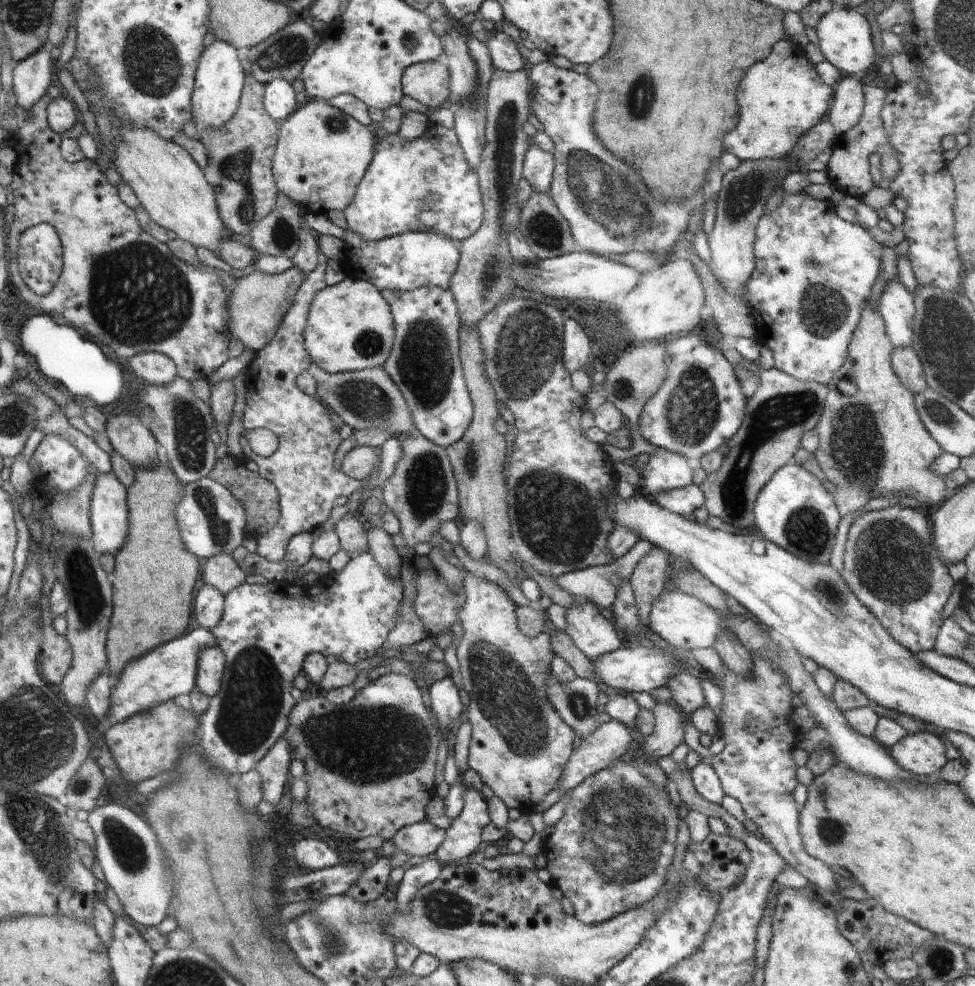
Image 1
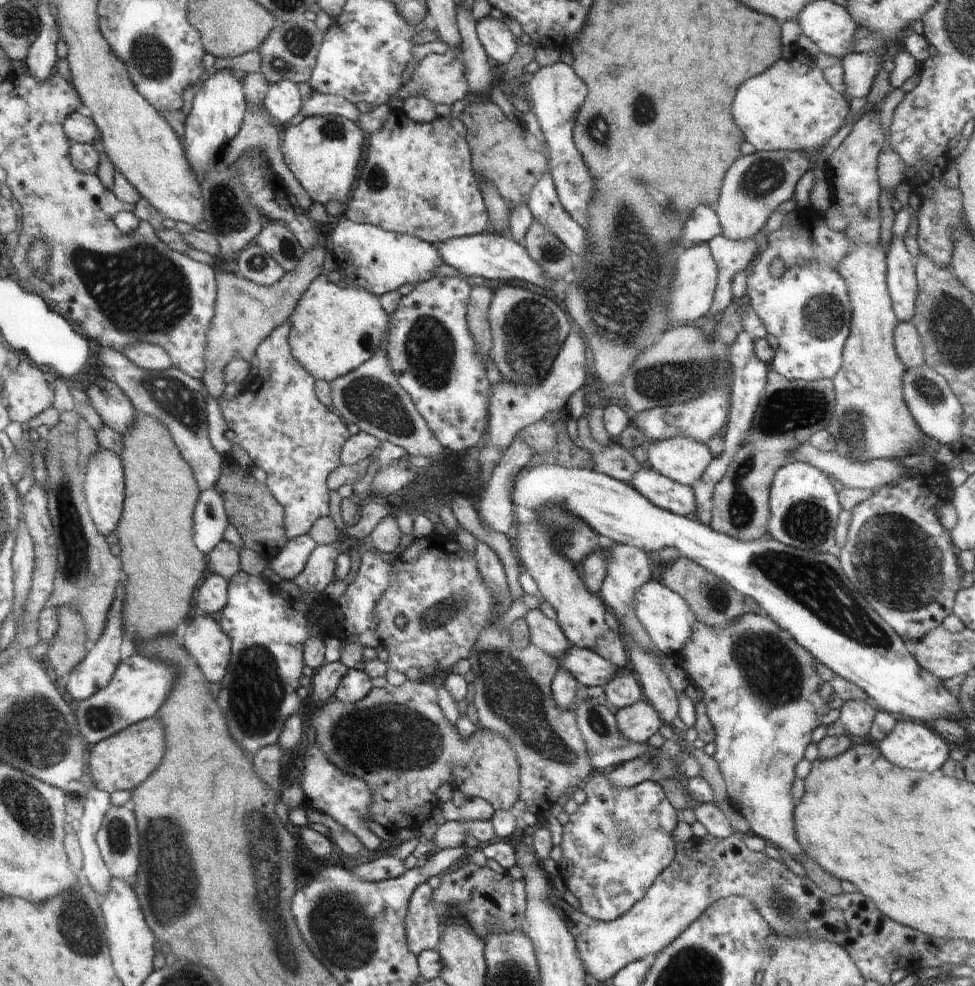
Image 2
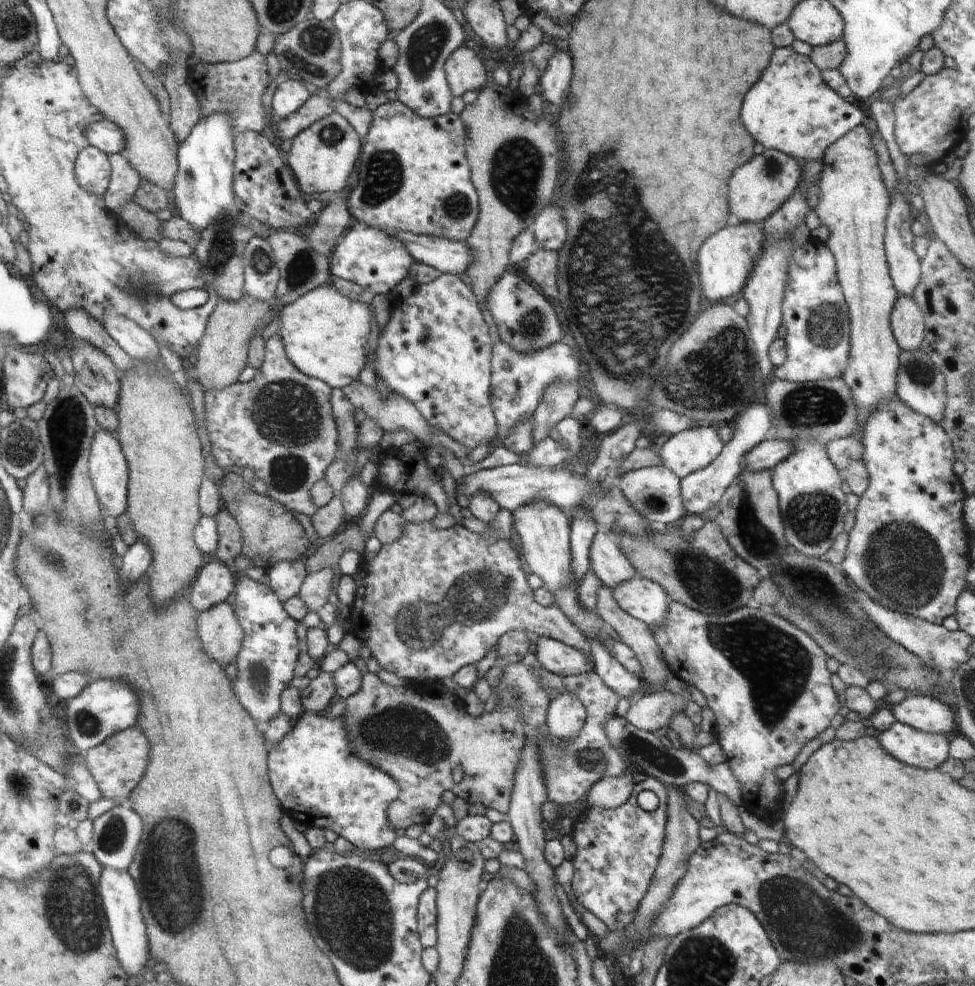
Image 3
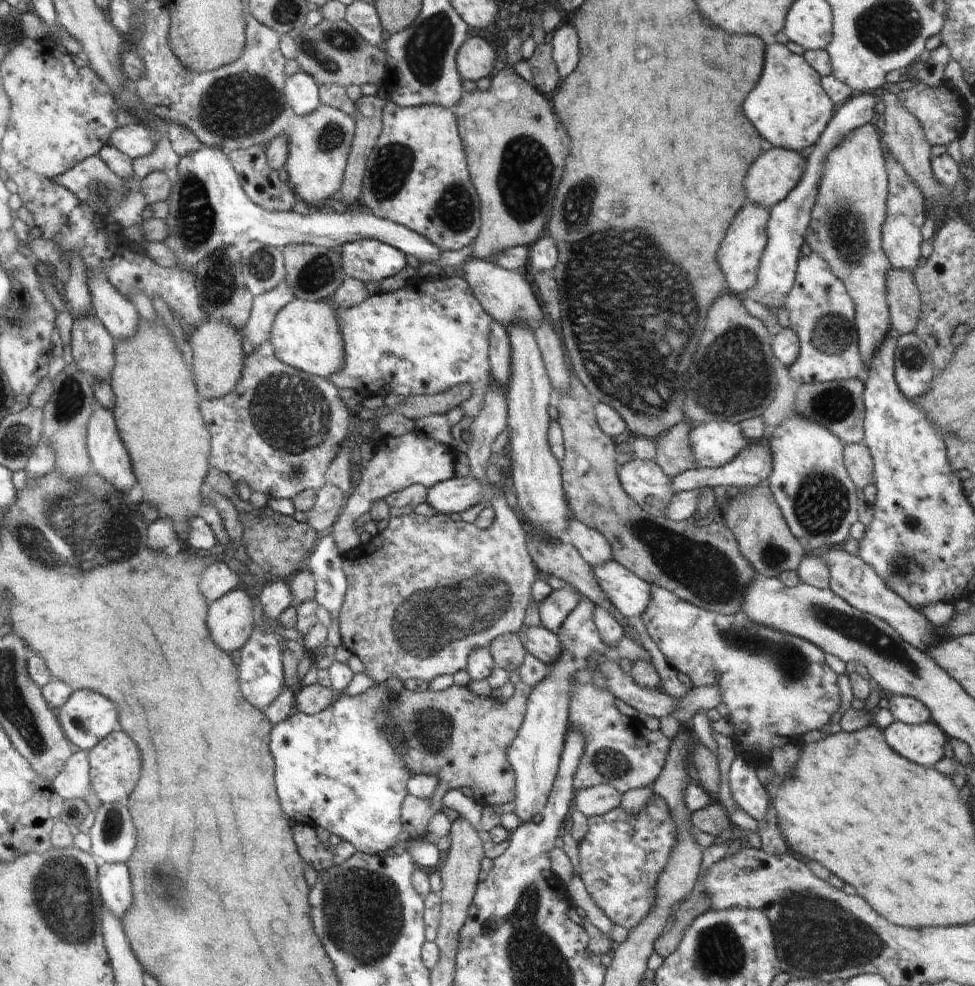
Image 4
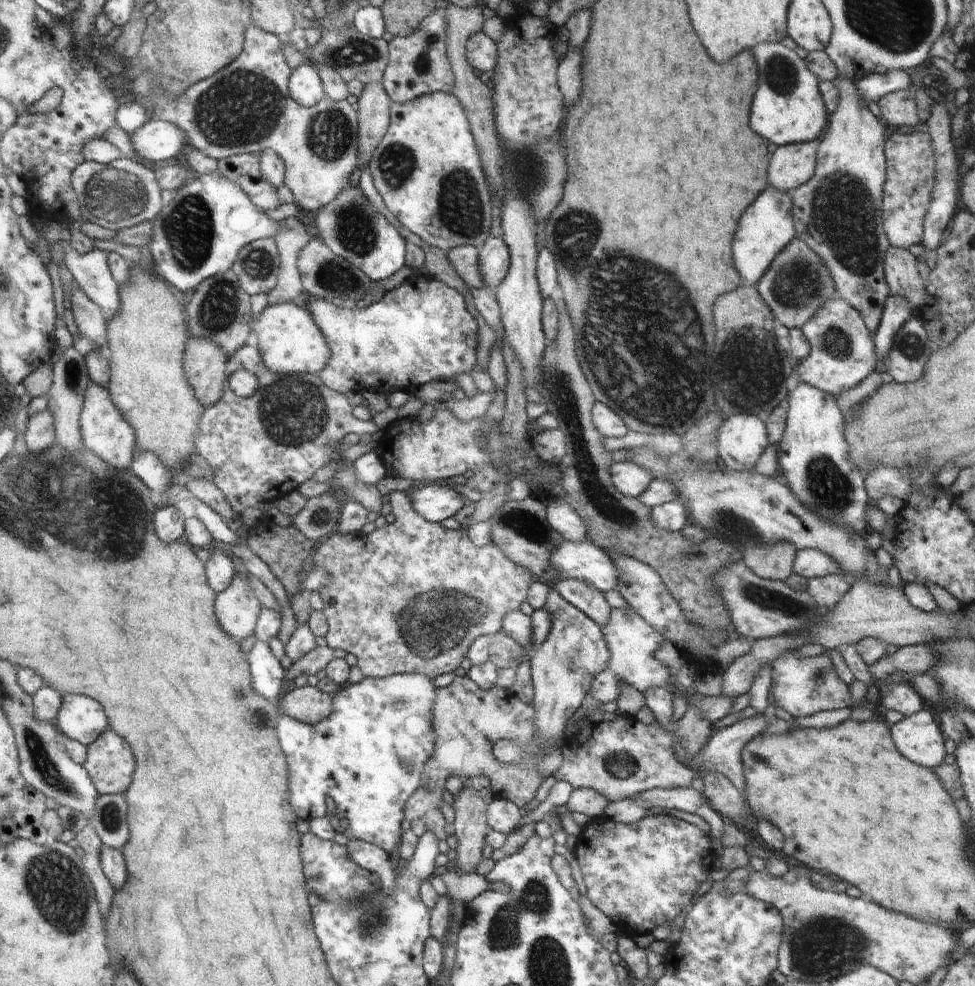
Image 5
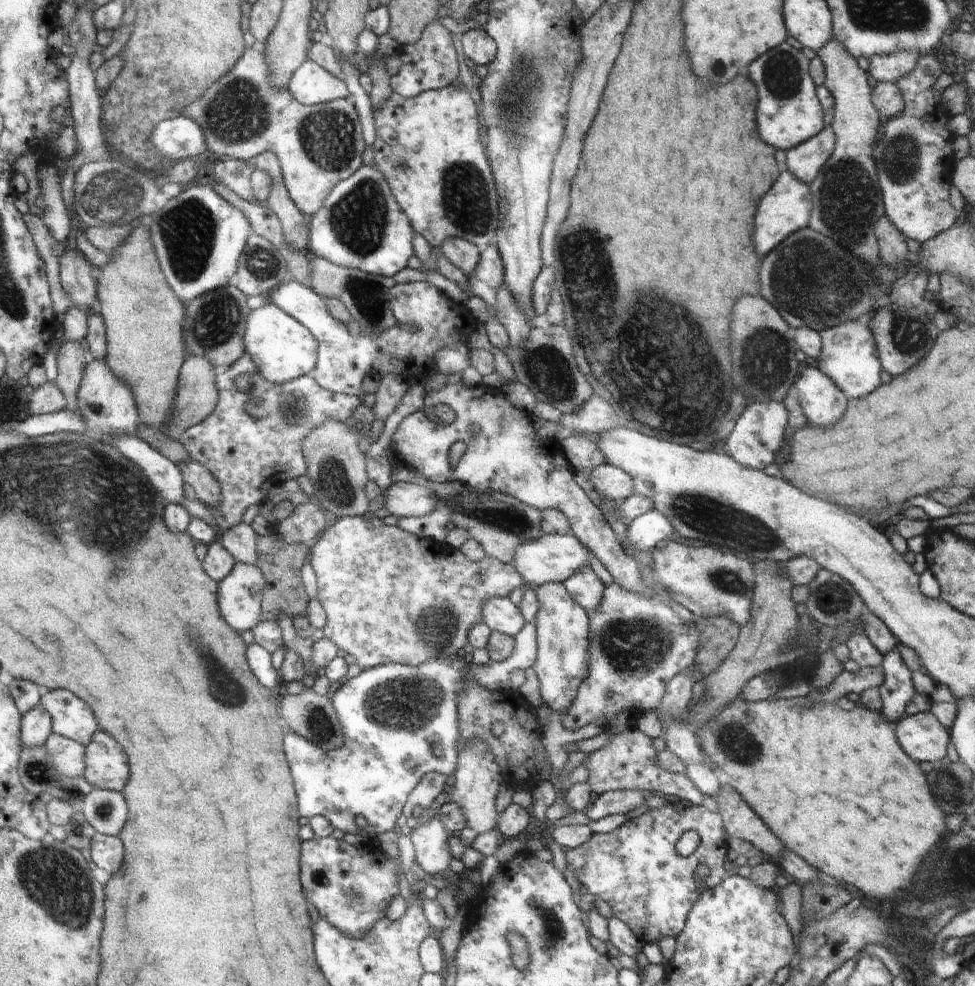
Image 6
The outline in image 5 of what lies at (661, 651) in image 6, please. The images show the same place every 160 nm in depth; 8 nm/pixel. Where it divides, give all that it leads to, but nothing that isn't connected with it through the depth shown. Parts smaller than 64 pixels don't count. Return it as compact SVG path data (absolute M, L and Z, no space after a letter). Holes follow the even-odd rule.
M613 607L610 618L602 629L610 650L610 662L599 672L591 685L593 697L604 702L617 702L622 684L628 684L642 694L656 687L673 688L670 675L675 674L675 671L658 662L653 655L660 648L660 644L667 640L662 633L653 629L652 625L632 609L620 607Z

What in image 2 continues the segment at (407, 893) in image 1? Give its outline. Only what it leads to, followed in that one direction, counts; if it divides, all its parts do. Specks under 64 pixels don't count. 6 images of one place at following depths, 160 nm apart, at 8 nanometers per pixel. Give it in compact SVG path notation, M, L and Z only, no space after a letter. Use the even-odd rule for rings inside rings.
M423 882L412 893L405 918L405 939L416 956L423 950L439 948L441 926L433 899L434 890Z

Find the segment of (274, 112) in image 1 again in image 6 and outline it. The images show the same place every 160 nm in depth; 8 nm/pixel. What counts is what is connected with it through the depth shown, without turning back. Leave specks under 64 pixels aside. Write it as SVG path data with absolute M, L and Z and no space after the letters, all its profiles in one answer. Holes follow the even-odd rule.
M310 59L304 61L293 73L288 90L305 105L323 105L349 96L343 78L330 74Z

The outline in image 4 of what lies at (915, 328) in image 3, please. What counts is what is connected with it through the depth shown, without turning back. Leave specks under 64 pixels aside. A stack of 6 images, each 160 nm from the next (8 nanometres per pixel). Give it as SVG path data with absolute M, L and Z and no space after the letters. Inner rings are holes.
M891 266L887 272L886 298L889 306L891 328L896 329L900 335L914 331L921 316L922 303L920 291L914 282L913 271Z

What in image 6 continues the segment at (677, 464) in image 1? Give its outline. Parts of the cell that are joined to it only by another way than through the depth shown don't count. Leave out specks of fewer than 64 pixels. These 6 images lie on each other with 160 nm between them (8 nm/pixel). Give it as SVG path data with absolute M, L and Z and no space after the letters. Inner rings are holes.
M783 401L755 402L741 412L732 432L720 448L730 455L738 464L762 471L765 466L774 462L776 451L784 445L786 427L788 425L788 409Z

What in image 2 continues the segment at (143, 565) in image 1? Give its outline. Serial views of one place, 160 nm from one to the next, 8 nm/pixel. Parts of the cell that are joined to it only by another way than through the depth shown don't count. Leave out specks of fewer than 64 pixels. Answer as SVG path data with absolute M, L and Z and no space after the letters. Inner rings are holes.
M140 413L139 417L135 418L134 428L123 434L123 449L119 457L122 459L125 476L125 501L116 531L122 550L123 569L128 576L126 622L134 626L134 634L138 634L138 638L146 640L176 630L180 620L186 616L192 592L206 570L206 558L194 541L195 506L202 496L202 491L191 465L182 457L182 452L171 437L170 431L165 429L158 419L146 413ZM144 562L150 566L150 570L144 570Z

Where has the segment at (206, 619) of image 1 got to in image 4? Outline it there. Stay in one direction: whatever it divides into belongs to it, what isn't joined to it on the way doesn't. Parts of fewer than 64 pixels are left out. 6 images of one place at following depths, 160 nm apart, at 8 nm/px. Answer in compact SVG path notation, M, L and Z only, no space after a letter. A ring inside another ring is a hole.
M214 561L207 566L206 572L200 579L200 590L204 590L204 598L208 598L208 603L218 600L238 586L242 586L241 578L226 561Z

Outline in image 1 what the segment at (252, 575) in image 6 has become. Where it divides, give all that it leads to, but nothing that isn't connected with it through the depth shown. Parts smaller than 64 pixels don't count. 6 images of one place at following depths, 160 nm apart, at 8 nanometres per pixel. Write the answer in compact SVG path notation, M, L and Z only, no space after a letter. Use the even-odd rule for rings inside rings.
M217 644L200 652L195 681L198 691L211 697L219 692L226 672L226 662L224 651Z

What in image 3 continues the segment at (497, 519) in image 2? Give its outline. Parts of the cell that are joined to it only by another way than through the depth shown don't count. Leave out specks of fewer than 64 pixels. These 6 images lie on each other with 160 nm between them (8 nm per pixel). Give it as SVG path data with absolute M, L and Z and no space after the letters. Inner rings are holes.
M554 382L544 390L543 400L532 414L534 446L546 436L554 435L557 424L572 413L579 400L580 382Z

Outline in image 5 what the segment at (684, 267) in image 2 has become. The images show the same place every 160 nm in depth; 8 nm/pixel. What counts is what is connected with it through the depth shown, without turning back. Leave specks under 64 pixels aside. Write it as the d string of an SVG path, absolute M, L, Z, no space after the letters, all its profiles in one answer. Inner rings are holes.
M767 185L766 190L756 198L756 202L744 212L732 242L732 252L736 260L734 266L744 284L756 285L778 253L796 238L792 207L792 199L786 191L779 191Z

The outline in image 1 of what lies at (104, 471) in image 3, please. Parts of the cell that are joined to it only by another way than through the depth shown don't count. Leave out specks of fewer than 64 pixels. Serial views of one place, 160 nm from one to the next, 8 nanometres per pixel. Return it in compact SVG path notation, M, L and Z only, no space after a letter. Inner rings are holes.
M113 471L96 478L90 501L93 545L97 551L116 552L128 534L127 487Z

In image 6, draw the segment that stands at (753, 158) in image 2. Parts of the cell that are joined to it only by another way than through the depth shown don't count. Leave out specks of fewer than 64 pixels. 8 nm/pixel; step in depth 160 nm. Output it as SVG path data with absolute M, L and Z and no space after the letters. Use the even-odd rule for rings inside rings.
M826 125L818 134L809 138L806 142L800 143L793 149L786 151L786 163L781 168L786 168L799 181L811 183L816 178L817 172L826 164L836 146L836 137L831 125Z

